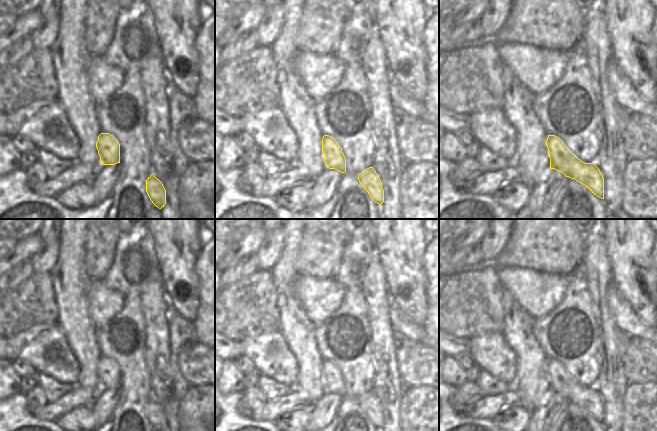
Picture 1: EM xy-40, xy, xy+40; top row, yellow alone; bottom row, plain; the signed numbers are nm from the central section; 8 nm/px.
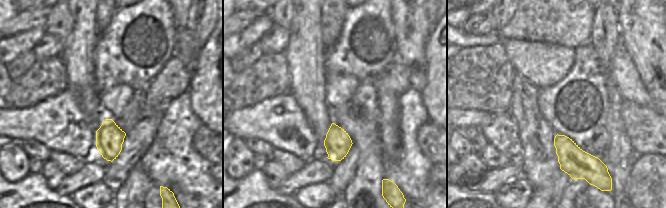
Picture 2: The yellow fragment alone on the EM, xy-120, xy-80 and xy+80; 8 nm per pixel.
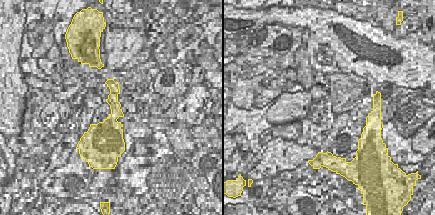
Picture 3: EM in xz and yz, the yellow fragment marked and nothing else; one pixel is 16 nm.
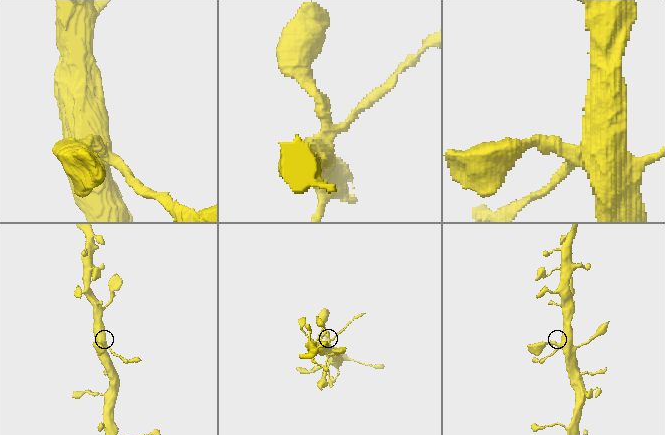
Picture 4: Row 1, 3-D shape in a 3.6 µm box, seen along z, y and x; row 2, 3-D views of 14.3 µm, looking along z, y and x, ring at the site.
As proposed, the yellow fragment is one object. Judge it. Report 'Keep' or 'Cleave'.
Keep

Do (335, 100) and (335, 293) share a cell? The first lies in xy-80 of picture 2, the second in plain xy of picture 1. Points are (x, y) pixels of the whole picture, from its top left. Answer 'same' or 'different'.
same

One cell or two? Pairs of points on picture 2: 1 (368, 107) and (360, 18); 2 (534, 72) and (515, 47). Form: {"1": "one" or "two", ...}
{"1": "two", "2": "one"}

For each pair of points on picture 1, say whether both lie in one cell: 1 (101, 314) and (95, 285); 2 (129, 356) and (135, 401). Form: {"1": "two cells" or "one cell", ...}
{"1": "one cell", "2": "one cell"}

